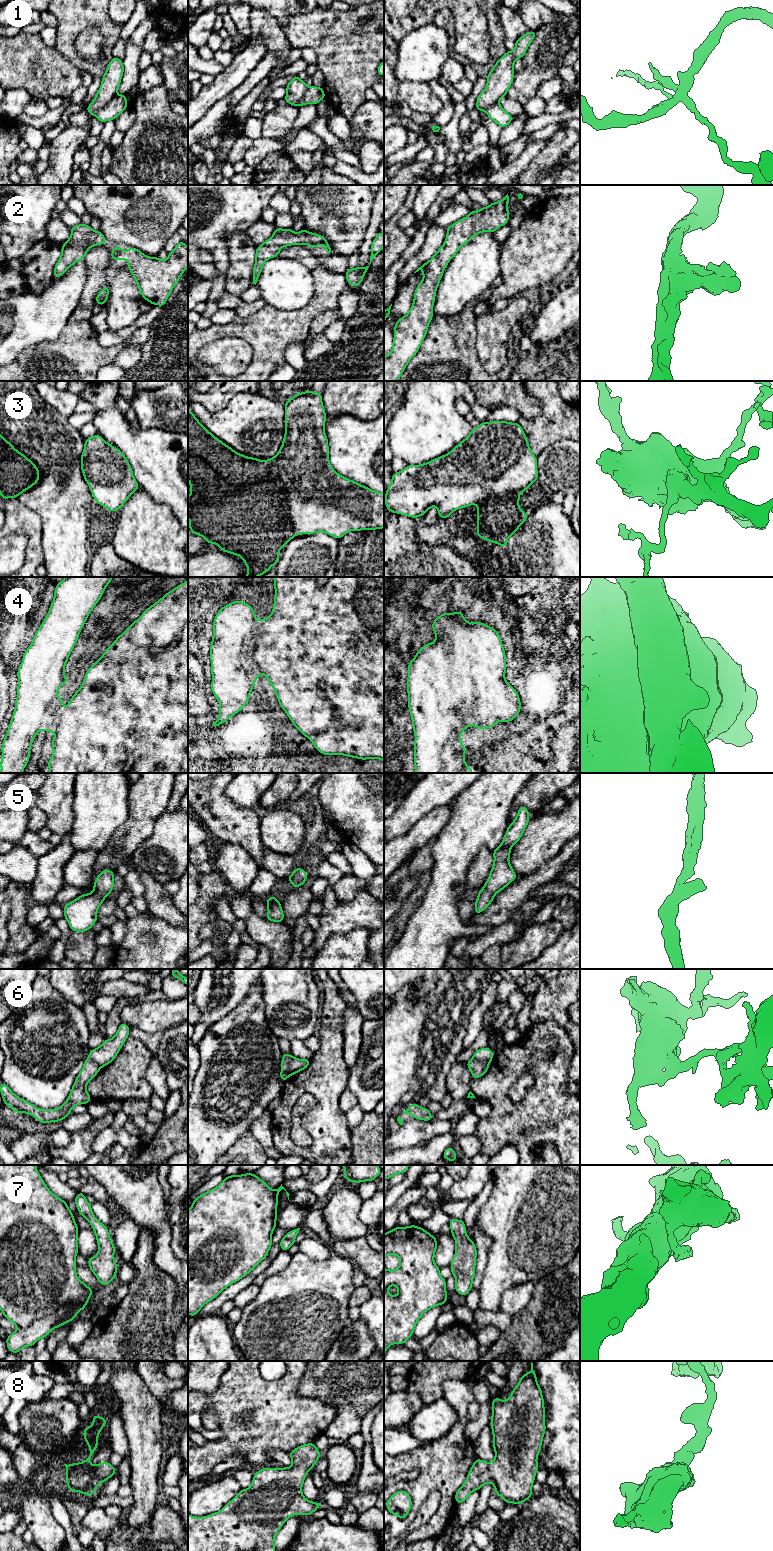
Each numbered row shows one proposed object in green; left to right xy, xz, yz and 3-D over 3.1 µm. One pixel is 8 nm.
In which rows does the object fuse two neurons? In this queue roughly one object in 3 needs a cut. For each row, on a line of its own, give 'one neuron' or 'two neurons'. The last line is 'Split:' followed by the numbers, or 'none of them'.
1: two neurons
2: one neuron
3: one neuron
4: two neurons
5: one neuron
6: two neurons
7: one neuron
8: one neuron
Split: 1, 4, 6

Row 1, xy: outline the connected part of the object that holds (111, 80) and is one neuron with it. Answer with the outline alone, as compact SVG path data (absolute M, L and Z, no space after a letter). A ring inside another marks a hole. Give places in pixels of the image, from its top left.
M113 57L109 62L105 74L102 77L101 86L93 101L87 106L90 115L96 115L100 109L106 106L117 94L124 72L121 59Z

